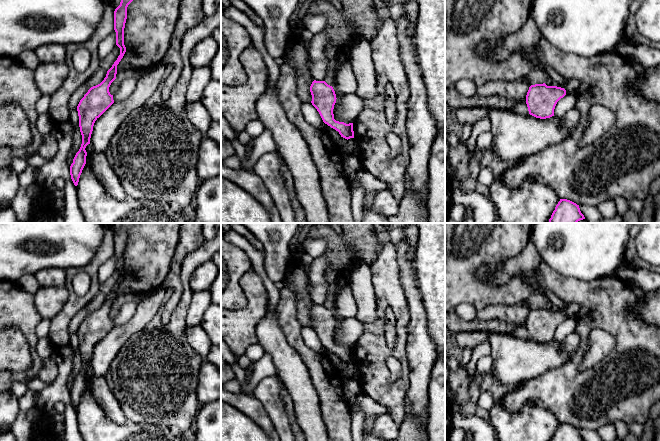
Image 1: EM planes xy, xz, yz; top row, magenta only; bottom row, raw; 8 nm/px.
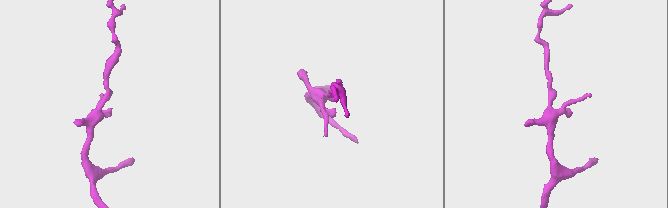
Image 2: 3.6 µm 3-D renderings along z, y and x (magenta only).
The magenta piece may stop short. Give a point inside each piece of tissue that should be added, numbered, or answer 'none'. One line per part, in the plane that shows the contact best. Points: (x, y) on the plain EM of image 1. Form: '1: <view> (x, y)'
none

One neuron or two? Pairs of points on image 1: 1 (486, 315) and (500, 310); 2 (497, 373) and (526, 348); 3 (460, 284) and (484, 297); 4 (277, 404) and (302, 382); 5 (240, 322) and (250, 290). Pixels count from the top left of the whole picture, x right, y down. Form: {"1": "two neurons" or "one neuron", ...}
{"1": "one neuron", "2": "one neuron", "3": "one neuron", "4": "two neurons", "5": "one neuron"}

